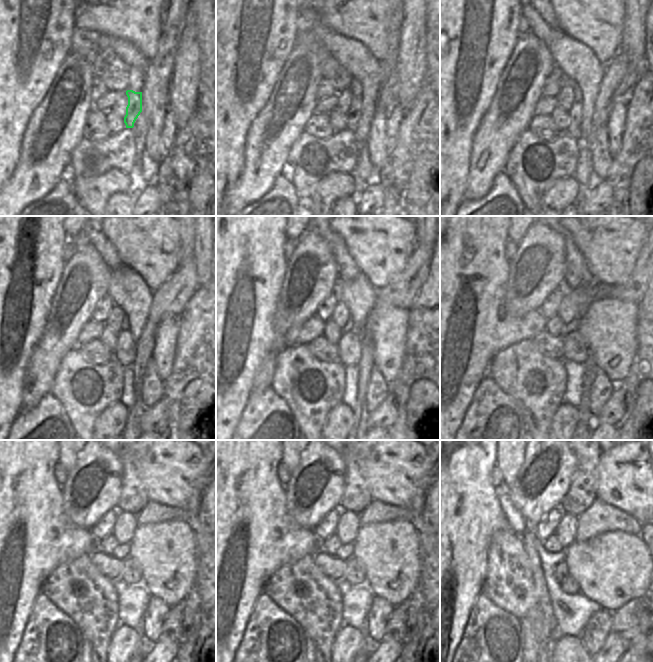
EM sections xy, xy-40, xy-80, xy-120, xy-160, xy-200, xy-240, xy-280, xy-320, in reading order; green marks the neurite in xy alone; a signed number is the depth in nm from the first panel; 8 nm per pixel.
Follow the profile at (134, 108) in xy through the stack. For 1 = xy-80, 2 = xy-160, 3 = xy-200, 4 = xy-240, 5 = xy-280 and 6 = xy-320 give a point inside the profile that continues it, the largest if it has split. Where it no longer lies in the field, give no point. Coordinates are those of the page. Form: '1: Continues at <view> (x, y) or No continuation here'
1: Continues at xy-80 (575, 113)
2: Continues at xy-160 (349, 347)
3: Continues at xy-200 (576, 349)
4: Continues at xy-240 (131, 573)
5: Continues at xy-280 (355, 574)
6: Continues at xy-320 (570, 586).

